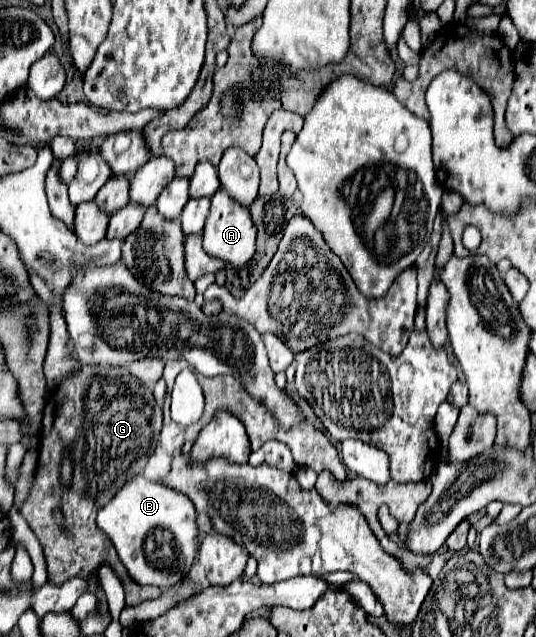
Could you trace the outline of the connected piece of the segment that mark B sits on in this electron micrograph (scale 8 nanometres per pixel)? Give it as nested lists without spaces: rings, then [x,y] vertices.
[[[143,475],[133,477],[133,481],[129,481],[129,485],[125,485],[125,489],[121,489],[121,493],[117,493],[117,497],[113,497],[113,501],[109,501],[109,505],[105,505],[105,509],[101,509],[101,513],[97,515],[97,527],[111,539],[121,563],[125,565],[131,579],[137,581],[137,585],[155,585],[161,589],[173,585],[171,571],[167,571],[167,569],[161,571],[161,569],[153,567],[151,563],[147,563],[145,553],[143,553],[145,537],[151,531],[155,531],[157,527],[169,529],[173,533],[175,541],[181,541],[179,573],[187,573],[197,555],[199,527],[197,527],[197,513],[195,513],[193,503],[189,501],[189,497],[165,487],[159,481],[147,481]]]

